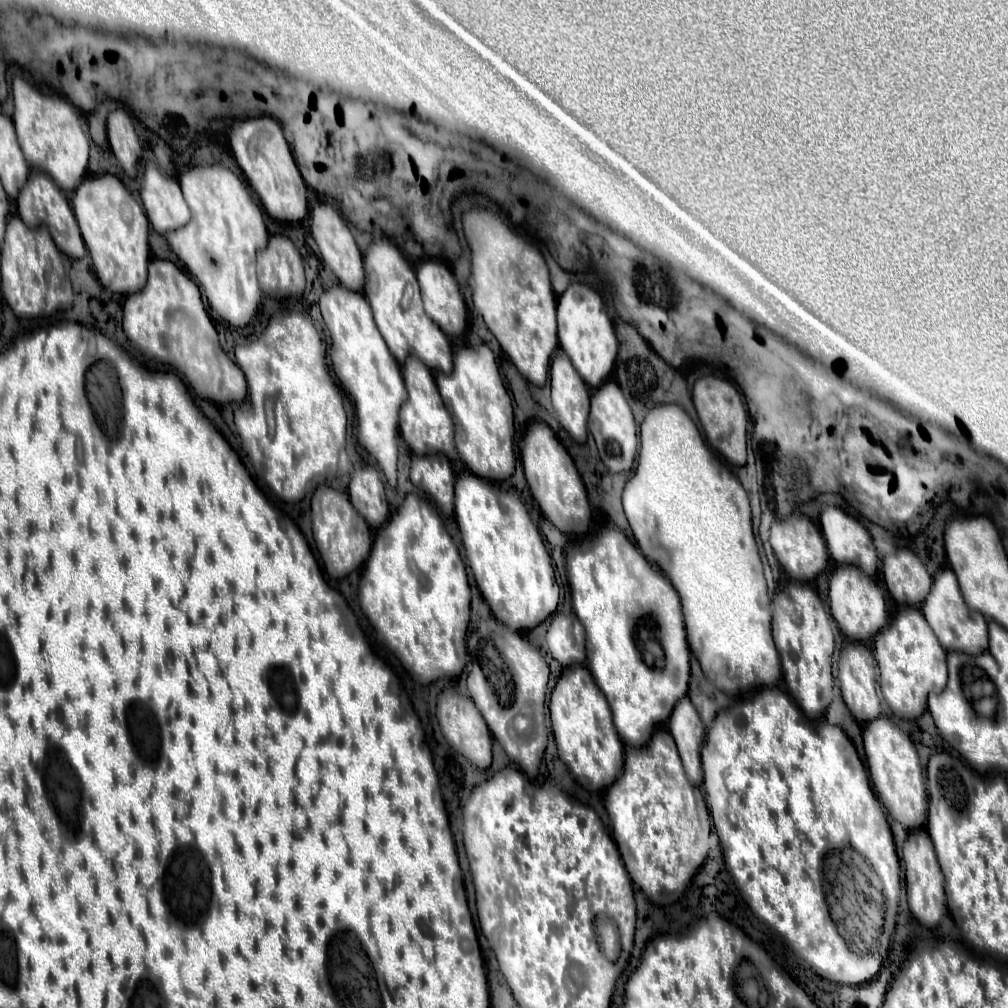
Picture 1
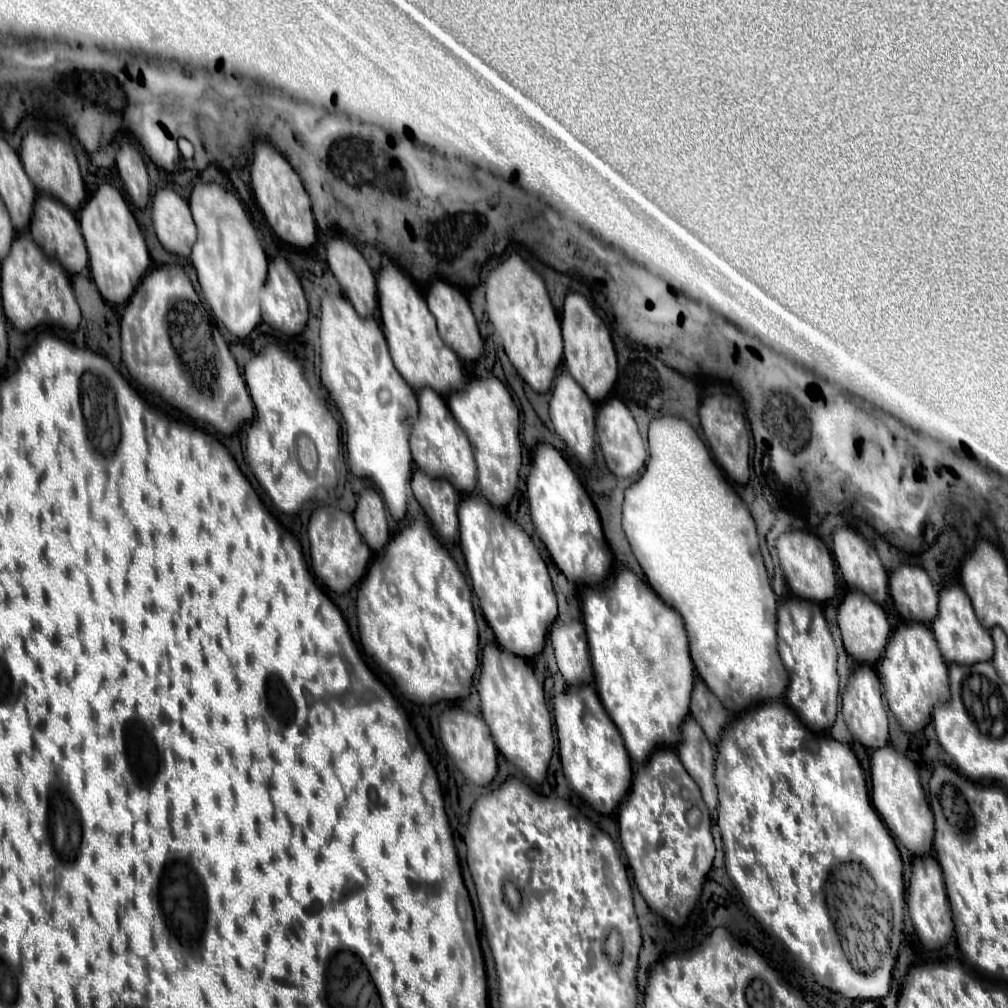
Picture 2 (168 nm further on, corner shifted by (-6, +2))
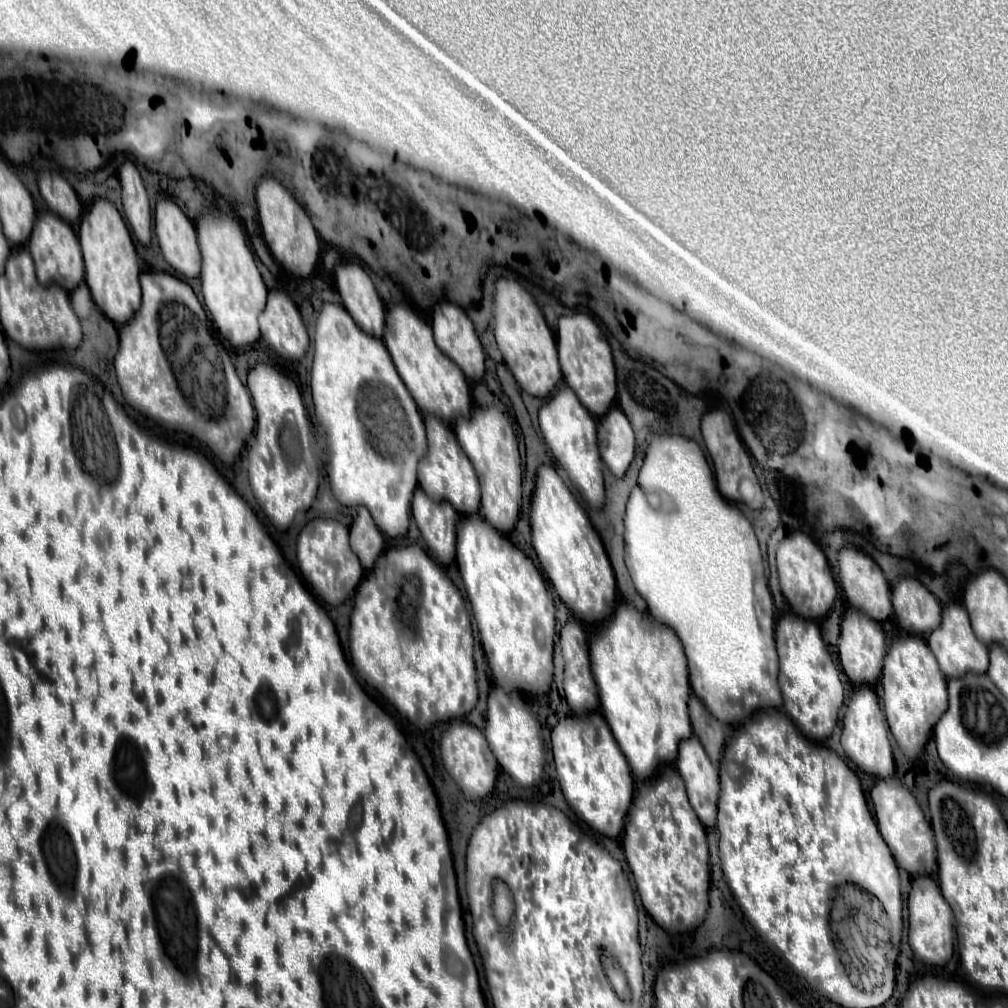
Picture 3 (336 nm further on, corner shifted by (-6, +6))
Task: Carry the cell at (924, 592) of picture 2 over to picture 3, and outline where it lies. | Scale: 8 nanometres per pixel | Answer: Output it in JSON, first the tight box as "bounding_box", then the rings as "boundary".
{"bounding_box":[892,578,942,636],"boundary":[[[900,578],[892,586],[892,606],[900,626],[918,636],[928,636],[940,622],[942,606],[936,596],[916,578]]]}

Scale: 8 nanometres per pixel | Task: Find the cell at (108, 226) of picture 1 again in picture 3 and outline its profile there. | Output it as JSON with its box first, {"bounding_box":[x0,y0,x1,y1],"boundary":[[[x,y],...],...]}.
{"bounding_box":[78,198,142,326],"boundary":[[[96,198],[88,214],[84,214],[80,222],[78,238],[80,238],[80,246],[84,254],[84,264],[86,264],[86,284],[92,292],[92,298],[98,304],[98,308],[112,322],[120,326],[122,322],[130,320],[138,312],[142,290],[138,282],[140,266],[138,266],[136,246],[132,242],[132,236],[118,208],[106,198]]]}

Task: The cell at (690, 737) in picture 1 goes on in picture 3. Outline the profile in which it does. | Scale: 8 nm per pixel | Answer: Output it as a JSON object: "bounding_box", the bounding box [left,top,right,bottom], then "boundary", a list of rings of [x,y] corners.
{"bounding_box":[676,736,718,826],"boundary":[[[696,736],[680,742],[676,770],[686,782],[688,798],[704,826],[714,826],[718,804],[718,768],[708,758]]]}

